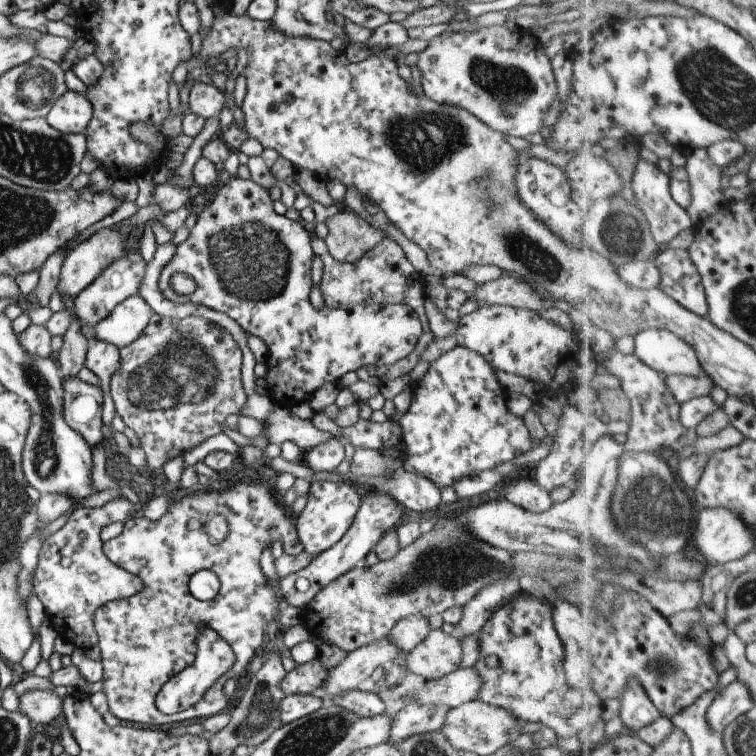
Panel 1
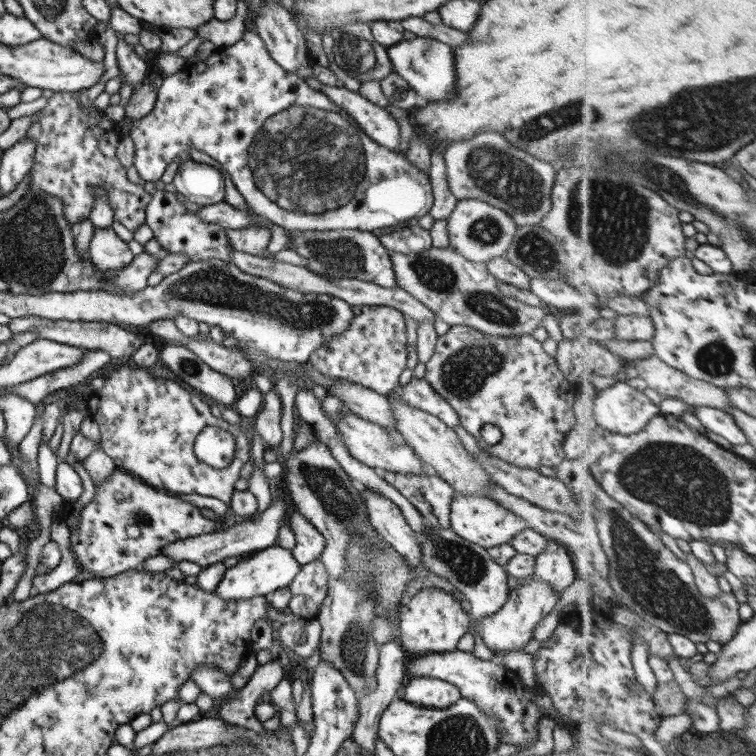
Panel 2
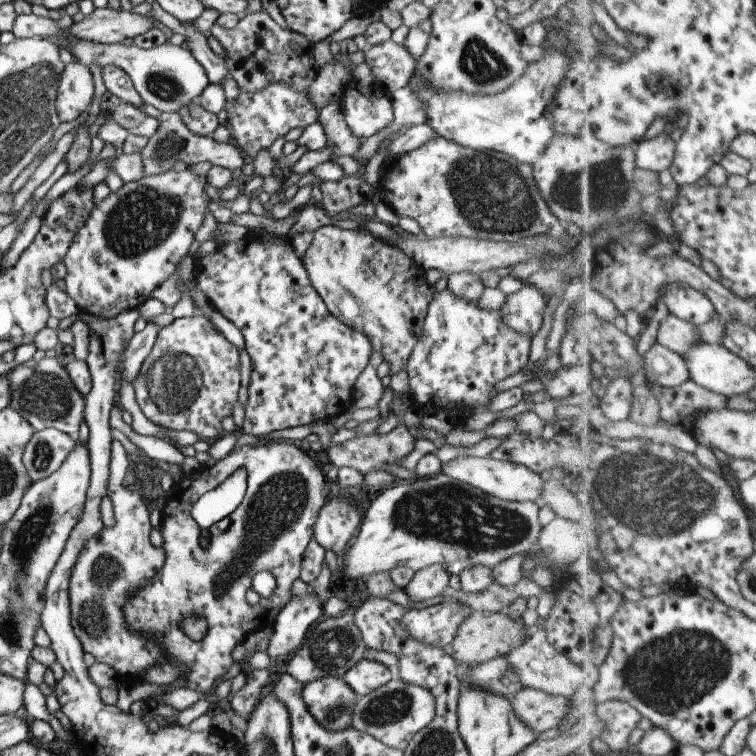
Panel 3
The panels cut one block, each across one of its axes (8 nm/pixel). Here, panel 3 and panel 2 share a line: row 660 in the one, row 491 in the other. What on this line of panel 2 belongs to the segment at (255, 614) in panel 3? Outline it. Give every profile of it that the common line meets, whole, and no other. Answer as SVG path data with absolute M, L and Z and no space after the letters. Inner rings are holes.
M122 366L118 367L117 370L114 370L112 373L108 373L104 377L104 386L102 386L102 390L98 390L96 392L93 392L93 396L90 399L90 416L92 419L94 419L94 422L98 424L100 431L100 437L101 437L101 449L115 462L115 466L117 468L122 468L125 470L125 472L128 472L142 480L142 482L146 483L148 486L154 487L158 490L164 490L165 492L168 492L170 494L200 494L200 496L212 496L212 498L218 498L218 500L222 500L222 502L225 502L227 505L230 504L231 496L233 495L234 491L234 484L236 484L236 481L240 479L240 469L246 462L252 460L251 455L249 454L251 451L251 435L248 432L248 420L243 418L243 422L240 423L240 425L234 425L228 423L225 419L222 417L214 417L212 413L210 413L210 407L208 404L204 401L201 401L201 399L192 399L192 394L190 392L187 392L187 390L184 390L184 388L181 388L176 382L172 380L166 380L166 378L161 378L157 374L155 374L152 370L144 369L141 367L135 367L130 368L130 366ZM207 426L217 426L218 428L223 428L224 430L227 430L230 434L232 434L232 437L234 437L235 441L235 452L234 452L234 459L233 461L226 467L222 469L216 469L212 468L211 466L208 466L206 463L202 462L201 460L198 460L196 458L196 455L194 455L194 442L196 440L196 436L198 436L198 433L201 430L204 430Z

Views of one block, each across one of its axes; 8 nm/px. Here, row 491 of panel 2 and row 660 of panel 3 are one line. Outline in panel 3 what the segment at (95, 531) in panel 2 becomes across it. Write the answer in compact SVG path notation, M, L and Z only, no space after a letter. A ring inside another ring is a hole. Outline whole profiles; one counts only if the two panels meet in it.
M113 438L111 445L110 478L106 490L112 501L116 522L112 528L102 528L84 544L72 567L69 584L71 625L82 650L92 654L97 662L112 666L119 677L121 674L136 674L136 677L140 677L156 665L164 666L166 656L154 638L146 638L140 632L126 628L124 604L130 592L142 590L160 572L165 552L162 547L150 544L152 527L141 493L127 488L137 483L128 470L131 456L116 438Z

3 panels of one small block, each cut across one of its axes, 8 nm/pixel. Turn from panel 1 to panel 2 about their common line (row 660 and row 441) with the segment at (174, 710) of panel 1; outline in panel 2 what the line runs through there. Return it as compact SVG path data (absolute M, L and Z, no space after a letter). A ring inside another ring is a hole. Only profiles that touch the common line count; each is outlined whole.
M207 426L196 436L194 455L212 468L226 468L233 461L234 452L234 437L223 428Z

